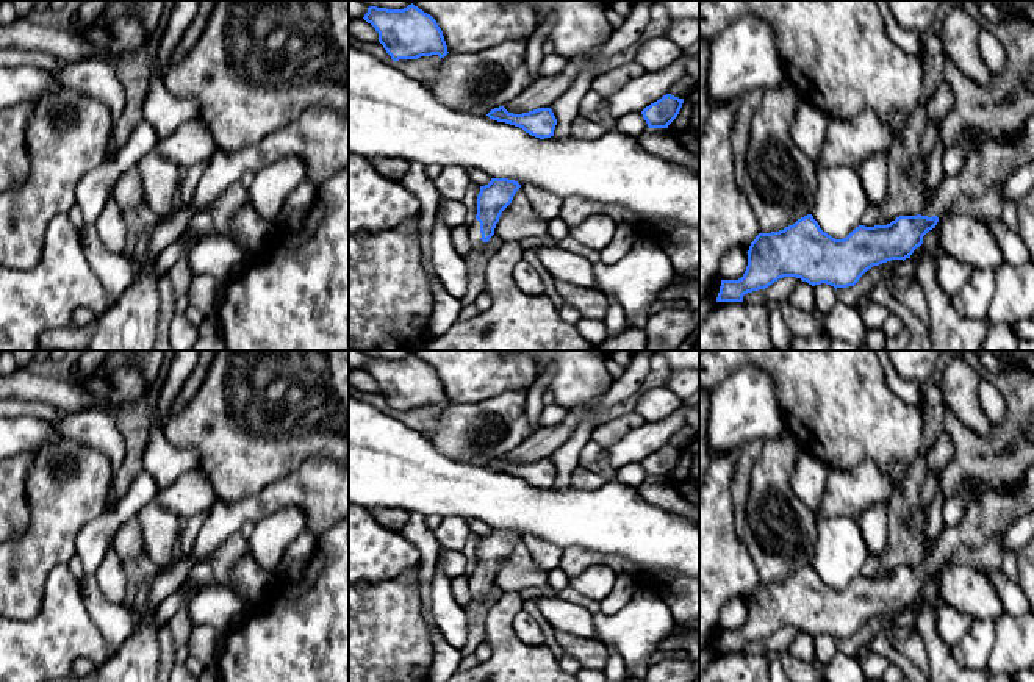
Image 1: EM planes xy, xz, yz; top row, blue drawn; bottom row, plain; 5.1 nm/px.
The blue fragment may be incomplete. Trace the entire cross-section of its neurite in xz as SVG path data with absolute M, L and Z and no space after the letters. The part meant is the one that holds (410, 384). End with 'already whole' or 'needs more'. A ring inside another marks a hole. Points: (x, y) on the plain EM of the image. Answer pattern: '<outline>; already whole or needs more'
M413 354L404 360L369 357L363 369L375 379L393 411L432 405L441 410L449 404L436 371Z; already whole

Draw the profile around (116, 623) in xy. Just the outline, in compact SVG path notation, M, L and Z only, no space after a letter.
M84 574L80 585L83 602L92 623L102 632L105 643L117 649L136 630L136 618L131 608L106 601L95 576Z

